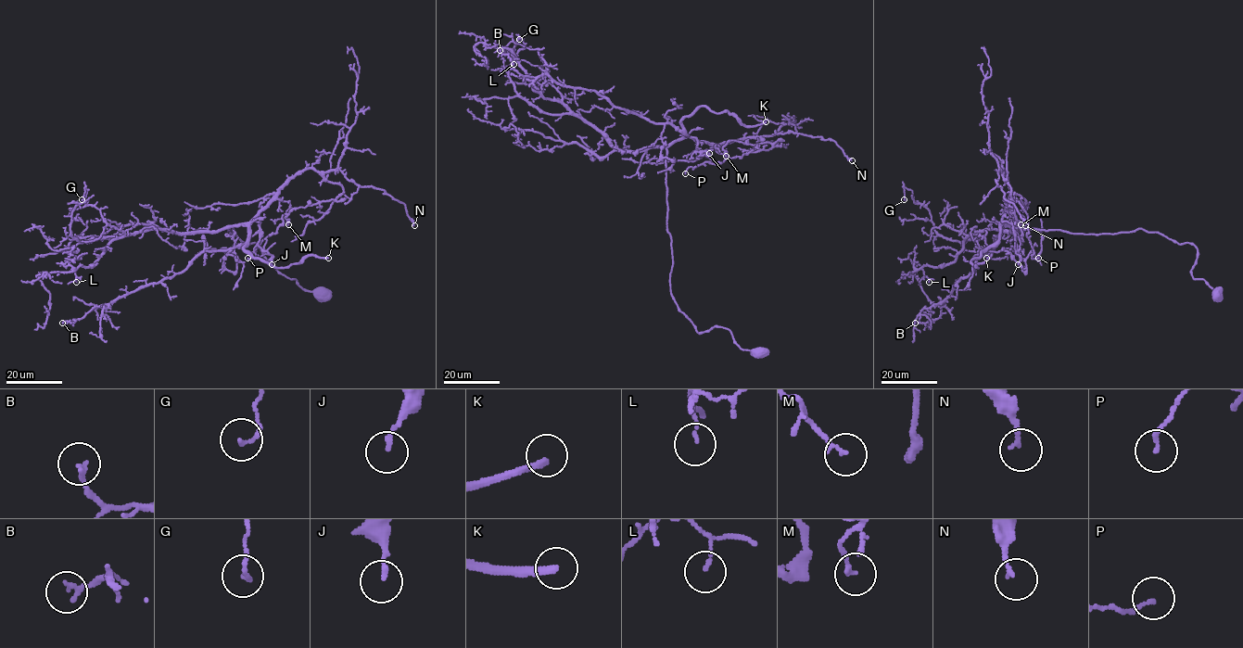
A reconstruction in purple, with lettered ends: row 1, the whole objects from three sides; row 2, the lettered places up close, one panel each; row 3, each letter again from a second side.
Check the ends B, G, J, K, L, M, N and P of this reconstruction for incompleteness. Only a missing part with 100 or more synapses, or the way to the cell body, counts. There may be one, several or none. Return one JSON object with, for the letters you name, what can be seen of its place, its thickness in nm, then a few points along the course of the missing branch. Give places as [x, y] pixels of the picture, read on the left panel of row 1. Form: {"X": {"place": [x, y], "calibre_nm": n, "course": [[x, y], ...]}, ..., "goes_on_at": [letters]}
{"K": {"place": [328, 258], "calibre_nm": 240}, "goes_on_at": ["K"]}

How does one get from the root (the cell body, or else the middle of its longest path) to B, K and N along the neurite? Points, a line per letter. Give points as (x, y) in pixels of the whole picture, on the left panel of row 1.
B: (323, 293), (303, 289), (256, 243), (229, 234), (242, 224), (244, 244), (204, 250), (183, 271), (62, 323)
K: (323, 293), (303, 289), (256, 243), (228, 229), (246, 224), (243, 247), (274, 267), (328, 258)
N: (323, 293), (283, 275), (229, 227), (250, 222), (309, 168), (338, 169), (383, 189), (414, 225)

